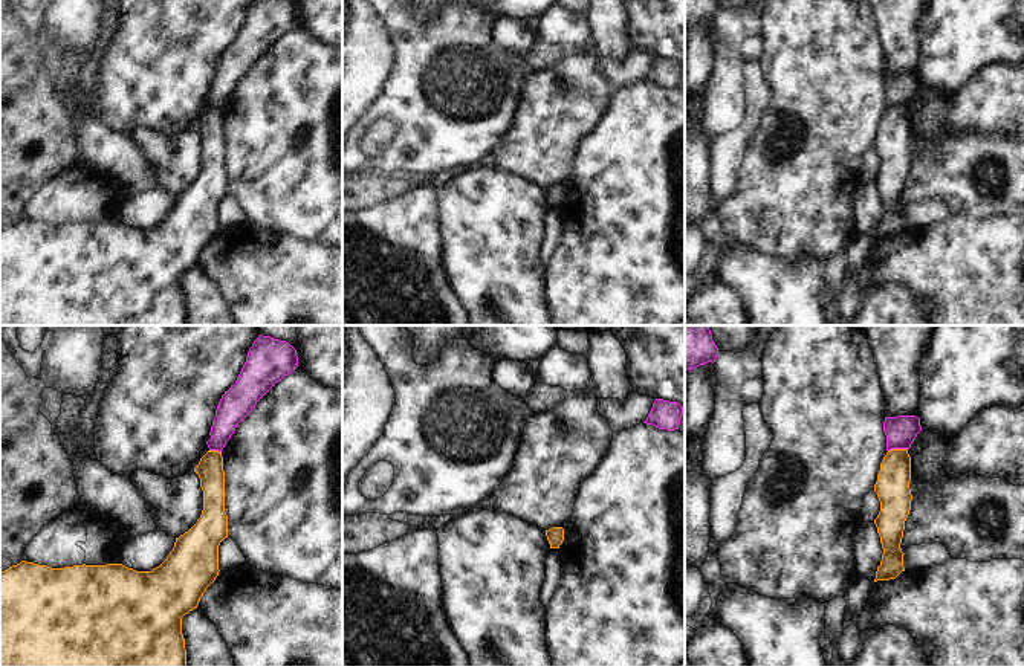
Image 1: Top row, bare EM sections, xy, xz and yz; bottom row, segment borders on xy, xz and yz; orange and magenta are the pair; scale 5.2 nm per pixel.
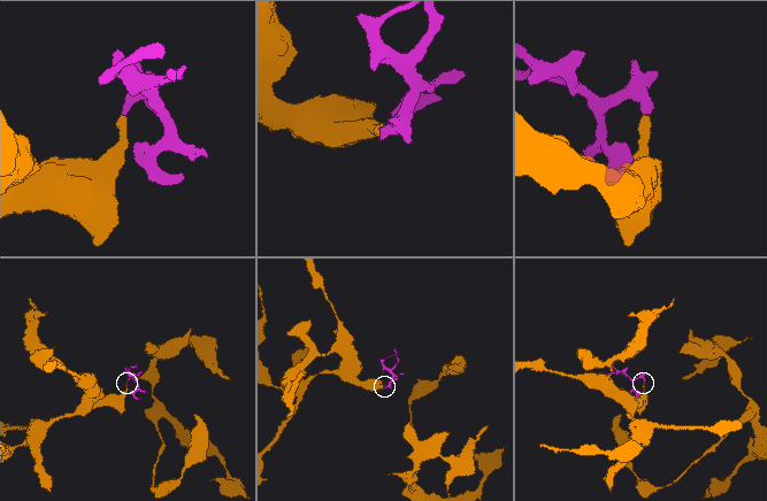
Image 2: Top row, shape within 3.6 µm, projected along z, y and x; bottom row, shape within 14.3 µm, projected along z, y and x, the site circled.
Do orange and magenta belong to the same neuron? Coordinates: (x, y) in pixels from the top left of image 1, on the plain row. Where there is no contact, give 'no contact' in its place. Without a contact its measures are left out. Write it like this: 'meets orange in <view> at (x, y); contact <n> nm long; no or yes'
meets orange in yz at (897, 107); contact 110 nm long; no

